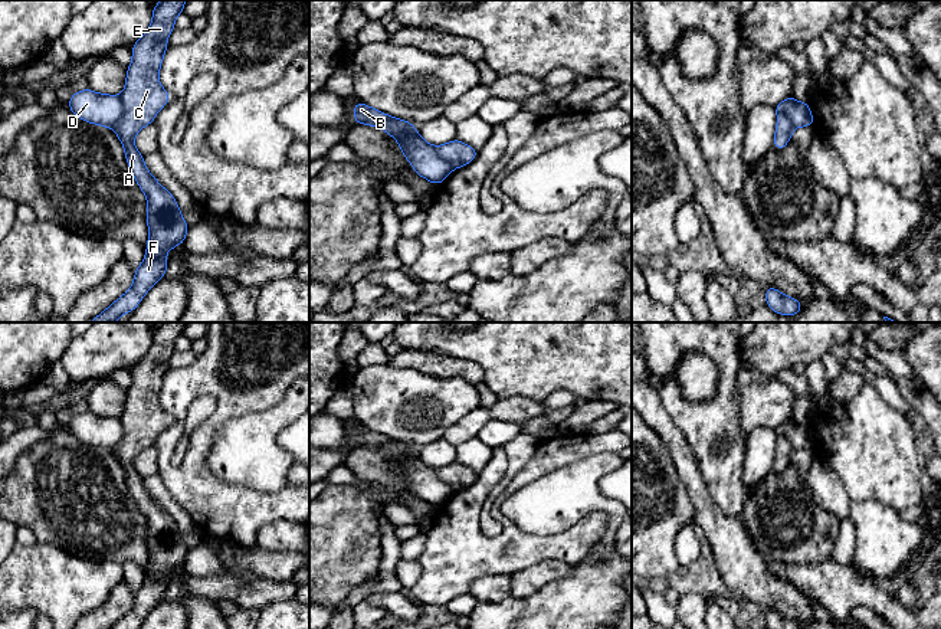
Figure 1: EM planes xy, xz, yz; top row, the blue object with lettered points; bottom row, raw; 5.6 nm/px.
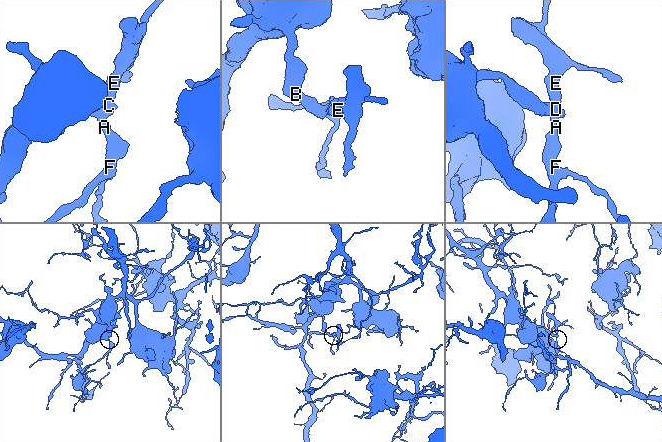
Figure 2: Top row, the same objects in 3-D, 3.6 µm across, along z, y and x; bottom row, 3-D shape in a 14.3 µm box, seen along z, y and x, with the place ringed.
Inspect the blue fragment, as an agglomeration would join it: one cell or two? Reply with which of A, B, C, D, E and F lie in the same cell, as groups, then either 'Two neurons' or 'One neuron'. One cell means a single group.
Groups: A C E F / B D. Two neurons

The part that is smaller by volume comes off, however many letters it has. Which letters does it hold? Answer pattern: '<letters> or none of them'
A, C, E, F

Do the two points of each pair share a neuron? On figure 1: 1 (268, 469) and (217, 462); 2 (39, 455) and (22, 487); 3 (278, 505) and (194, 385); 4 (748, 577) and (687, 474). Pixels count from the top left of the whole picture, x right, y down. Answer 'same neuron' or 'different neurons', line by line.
1: same neuron
2: same neuron
3: same neuron
4: same neuron

